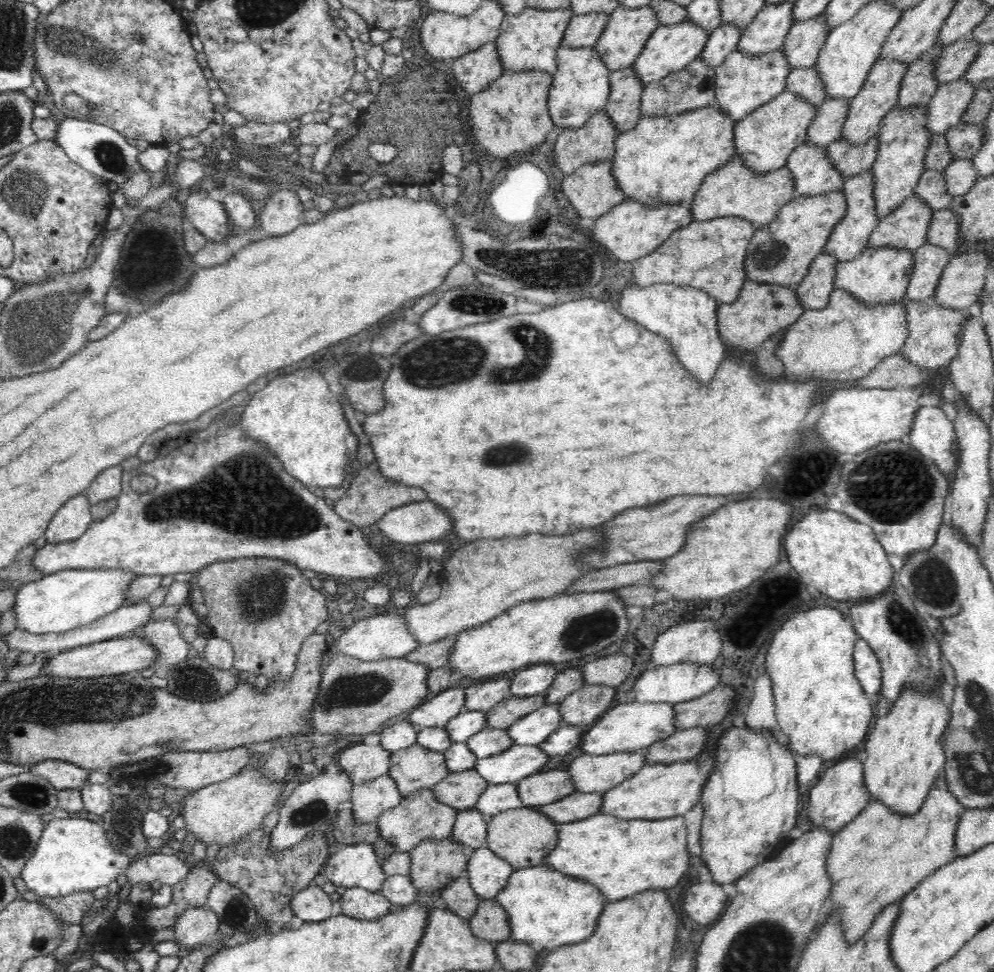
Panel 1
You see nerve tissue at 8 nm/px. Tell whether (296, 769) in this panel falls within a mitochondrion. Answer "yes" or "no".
no

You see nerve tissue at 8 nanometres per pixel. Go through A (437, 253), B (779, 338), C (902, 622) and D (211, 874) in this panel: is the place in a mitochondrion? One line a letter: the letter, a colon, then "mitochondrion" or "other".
A: other
B: other
C: mitochondrion
D: other

